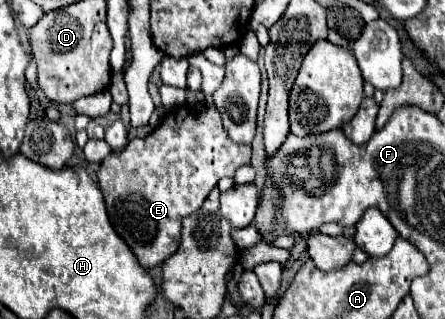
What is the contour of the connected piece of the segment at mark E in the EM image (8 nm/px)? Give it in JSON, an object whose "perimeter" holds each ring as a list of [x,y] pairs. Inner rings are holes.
{"perimeter":[[[178,106],[170,110],[162,122],[150,136],[146,138],[132,138],[122,152],[114,152],[106,162],[100,164],[98,170],[98,184],[104,194],[104,202],[108,208],[110,222],[120,238],[130,246],[132,254],[136,256],[138,264],[146,270],[162,264],[170,258],[180,246],[180,228],[182,218],[196,212],[212,188],[218,184],[220,178],[232,178],[234,172],[250,164],[250,146],[238,146],[230,142],[228,134],[222,128],[220,114],[214,106],[204,106],[202,110],[194,112],[188,106]]]}

